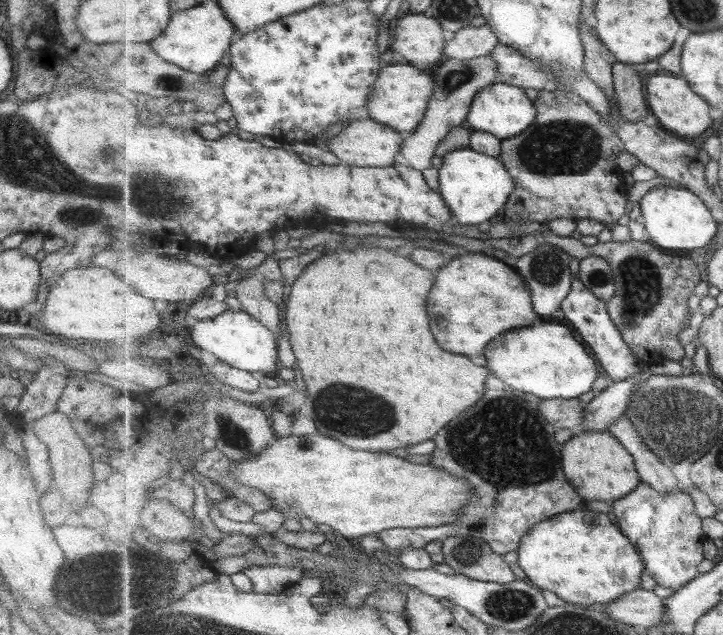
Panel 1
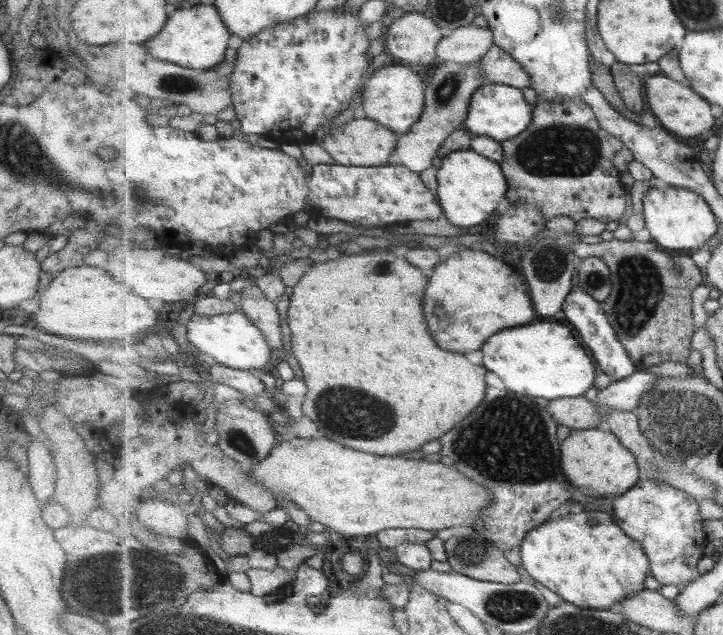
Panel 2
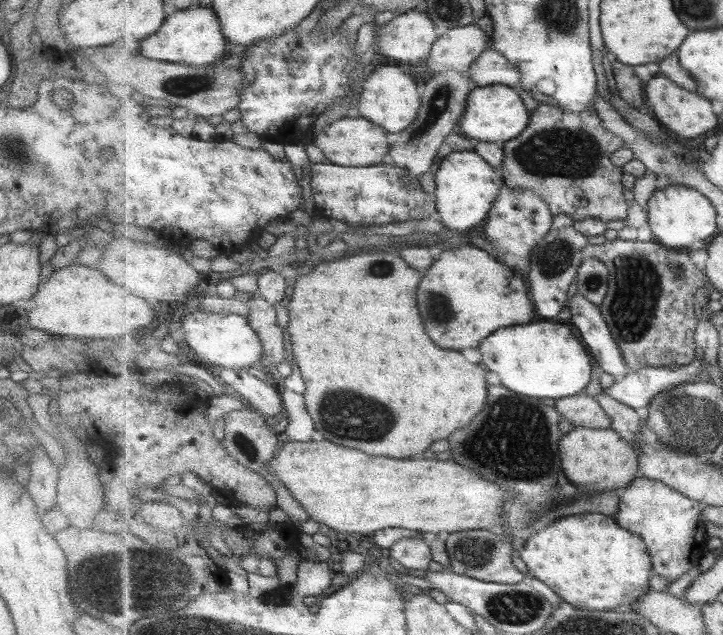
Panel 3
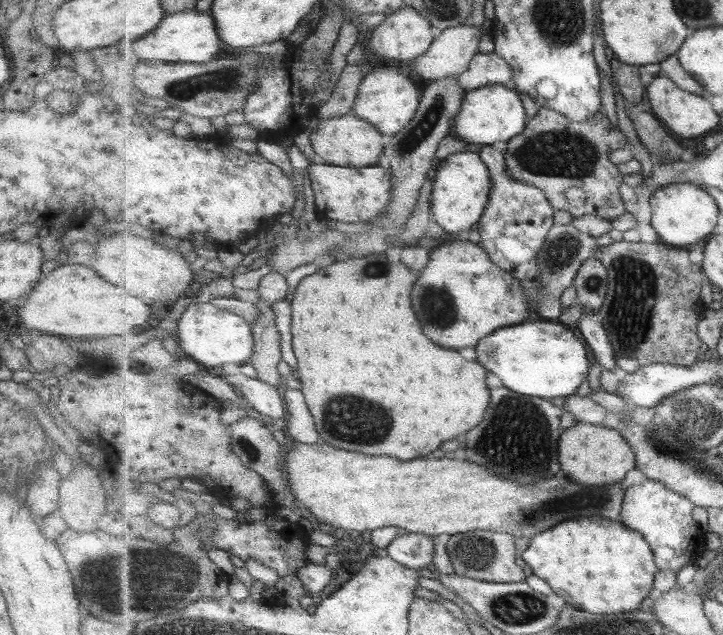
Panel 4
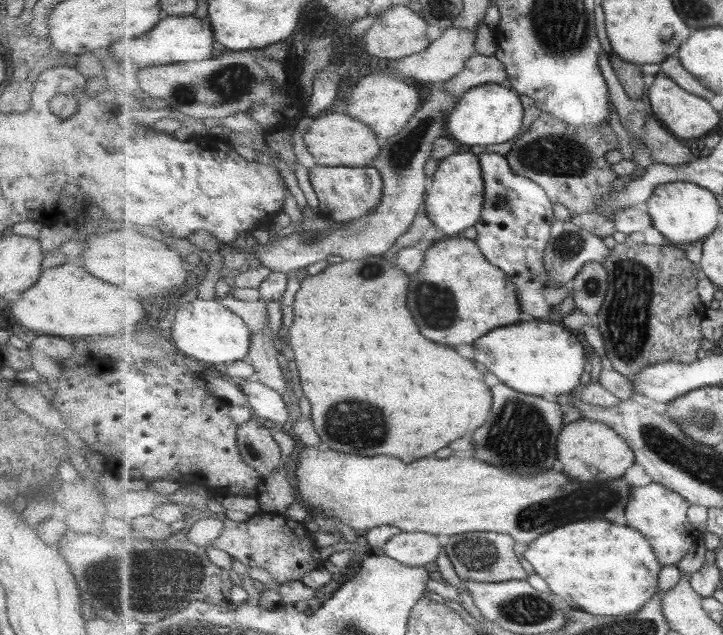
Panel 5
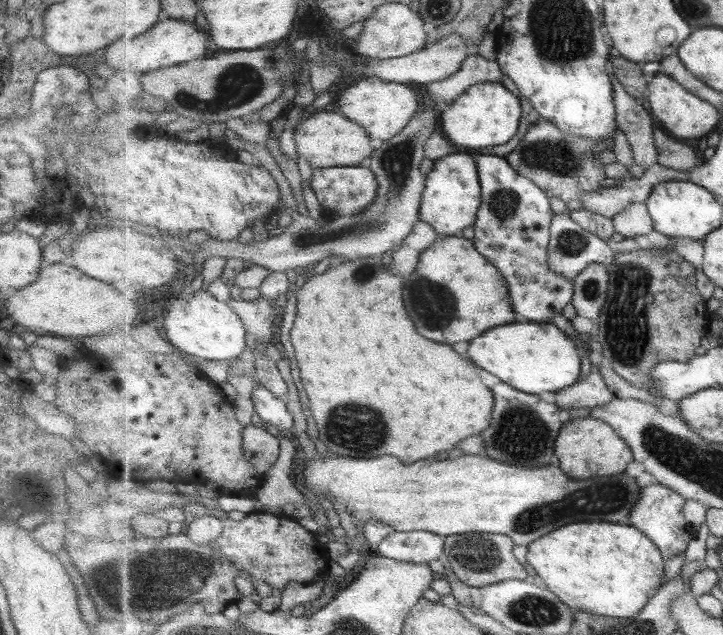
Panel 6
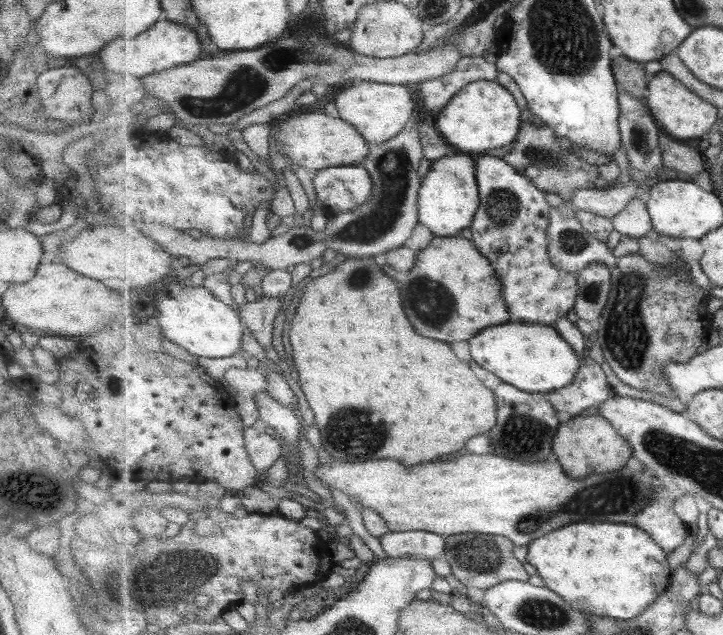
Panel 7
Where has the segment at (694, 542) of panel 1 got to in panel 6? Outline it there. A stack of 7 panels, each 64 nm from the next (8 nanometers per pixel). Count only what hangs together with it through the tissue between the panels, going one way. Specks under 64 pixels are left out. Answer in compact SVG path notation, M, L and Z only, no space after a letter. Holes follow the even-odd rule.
M653 481L651 484L645 484L645 488L642 488L640 502L632 511L632 525L651 537L654 544L657 544L661 550L665 561L673 558L676 554L684 553L689 542L695 538L697 529L687 523L682 512L685 504L686 499L681 494L668 486Z

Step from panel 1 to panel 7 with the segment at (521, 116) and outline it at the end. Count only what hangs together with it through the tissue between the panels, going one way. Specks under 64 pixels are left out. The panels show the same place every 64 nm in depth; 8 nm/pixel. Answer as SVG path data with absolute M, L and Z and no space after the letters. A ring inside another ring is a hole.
M479 80L459 91L443 110L439 110L436 124L449 144L467 154L485 154L487 150L503 148L515 142L522 127L521 110L515 96L501 84Z

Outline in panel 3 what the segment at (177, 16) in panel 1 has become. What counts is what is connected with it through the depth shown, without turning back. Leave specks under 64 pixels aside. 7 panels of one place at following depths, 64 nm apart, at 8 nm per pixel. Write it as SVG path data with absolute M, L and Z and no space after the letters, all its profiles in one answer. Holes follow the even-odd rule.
M189 6L184 10L176 11L166 20L165 28L161 28L156 35L149 36L149 39L143 40L138 45L145 57L199 68L223 60L225 50L229 48L229 43L221 29L220 18L216 16L213 7L199 6Z

